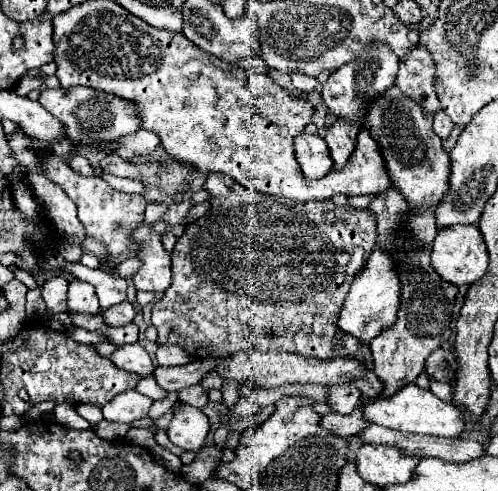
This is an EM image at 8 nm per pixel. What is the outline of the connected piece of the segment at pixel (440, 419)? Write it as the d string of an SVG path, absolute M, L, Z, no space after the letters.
M416 384L404 386L398 394L386 400L374 400L372 404L364 406L364 416L372 424L388 426L398 432L406 434L432 434L432 436L442 436L442 438L458 438L464 430L464 412L454 406L452 402L444 402L438 396L434 396L430 390L422 390Z

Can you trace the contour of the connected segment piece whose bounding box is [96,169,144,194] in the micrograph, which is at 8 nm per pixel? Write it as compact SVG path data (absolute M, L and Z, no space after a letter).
M100 169L96 170L96 175L102 176L112 188L126 192L126 194L144 194L144 186L138 180L130 178L116 178L116 176L103 173Z

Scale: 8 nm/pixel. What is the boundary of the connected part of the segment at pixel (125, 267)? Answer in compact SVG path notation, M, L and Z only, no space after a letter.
M136 257L127 259L116 268L114 268L112 275L125 279L126 276L131 276L136 273L141 265L142 262L139 261L139 259Z

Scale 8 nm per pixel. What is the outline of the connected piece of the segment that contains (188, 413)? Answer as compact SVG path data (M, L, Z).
M184 402L176 404L172 412L174 418L168 428L168 438L182 450L194 450L194 452L200 450L210 430L208 416L202 410L192 408Z

